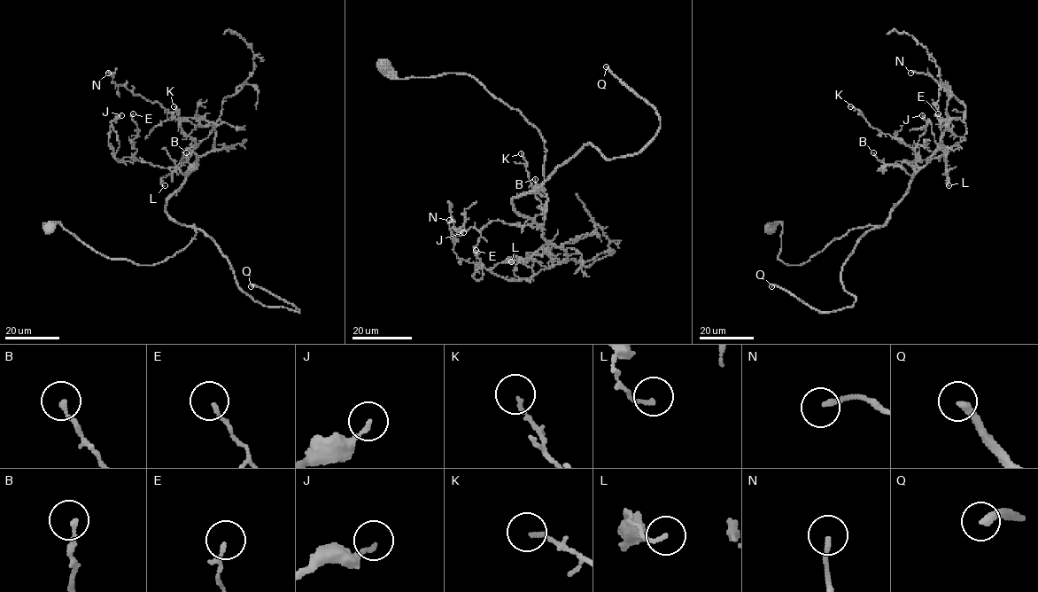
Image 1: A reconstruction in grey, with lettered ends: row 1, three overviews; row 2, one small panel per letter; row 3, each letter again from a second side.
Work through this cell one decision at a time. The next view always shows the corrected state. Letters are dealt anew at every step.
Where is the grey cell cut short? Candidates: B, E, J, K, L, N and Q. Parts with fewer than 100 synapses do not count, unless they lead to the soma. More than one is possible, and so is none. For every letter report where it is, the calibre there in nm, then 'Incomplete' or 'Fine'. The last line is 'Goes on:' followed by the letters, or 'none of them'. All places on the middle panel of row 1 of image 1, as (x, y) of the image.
B: Place: (535, 179). Thickness 170 nm. Fine
E: Place: (476, 250). Thickness 130 nm. Fine
J: Place: (463, 232). Thickness 130 nm. Fine
K: Place: (521, 153). Thickness 140 nm. Fine
L: Place: (511, 261). Thickness 140 nm. Fine
N: Place: (449, 220). Thickness 170 nm. Fine
Q: Place: (606, 66). Thickness 320 nm. Incomplete
Goes on: Q

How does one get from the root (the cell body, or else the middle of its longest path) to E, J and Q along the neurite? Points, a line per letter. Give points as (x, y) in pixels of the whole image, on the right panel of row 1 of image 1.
E: (767, 228), (781, 223), (778, 259), (800, 265), (851, 229), (883, 226), (910, 163), (965, 139), (938, 113)
J: (767, 228), (781, 223), (778, 259), (800, 265), (851, 229), (883, 226), (910, 163), (922, 161), (922, 115)
Q: (767, 228), (781, 223), (778, 259), (800, 265), (876, 226), (843, 266), (852, 307), (819, 312), (771, 286)

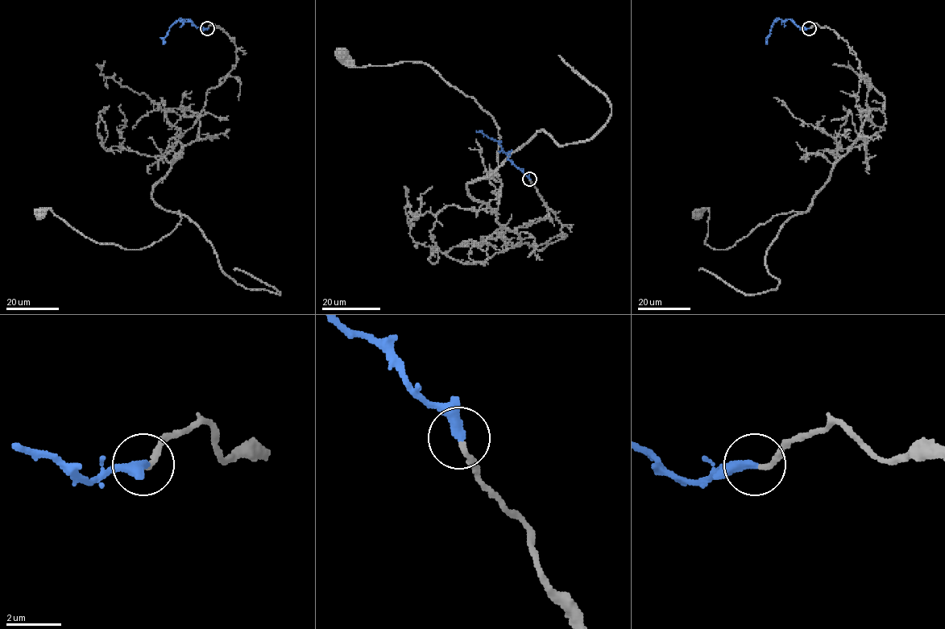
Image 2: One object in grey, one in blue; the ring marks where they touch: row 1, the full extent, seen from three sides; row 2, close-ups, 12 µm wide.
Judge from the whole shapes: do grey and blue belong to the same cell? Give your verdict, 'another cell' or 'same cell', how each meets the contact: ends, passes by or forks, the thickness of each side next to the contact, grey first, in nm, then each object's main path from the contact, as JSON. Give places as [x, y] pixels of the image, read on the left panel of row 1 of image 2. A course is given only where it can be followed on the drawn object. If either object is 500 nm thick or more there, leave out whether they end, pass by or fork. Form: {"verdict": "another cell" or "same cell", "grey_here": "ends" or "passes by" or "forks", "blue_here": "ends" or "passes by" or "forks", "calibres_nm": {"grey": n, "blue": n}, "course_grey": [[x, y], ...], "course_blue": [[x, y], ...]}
{"verdict": "same cell", "grey_here": "ends", "blue_here": "ends", "calibres_nm": {"grey": 180, "blue": 360}, "course_grey": [[208, 27], [230, 37], [236, 64], [154, 186], [180, 224], [125, 249], [40, 213]], "course_blue": [[208, 27], [201, 30], [188, 18], [180, 18], [169, 27], [163, 40], [164, 44]]}

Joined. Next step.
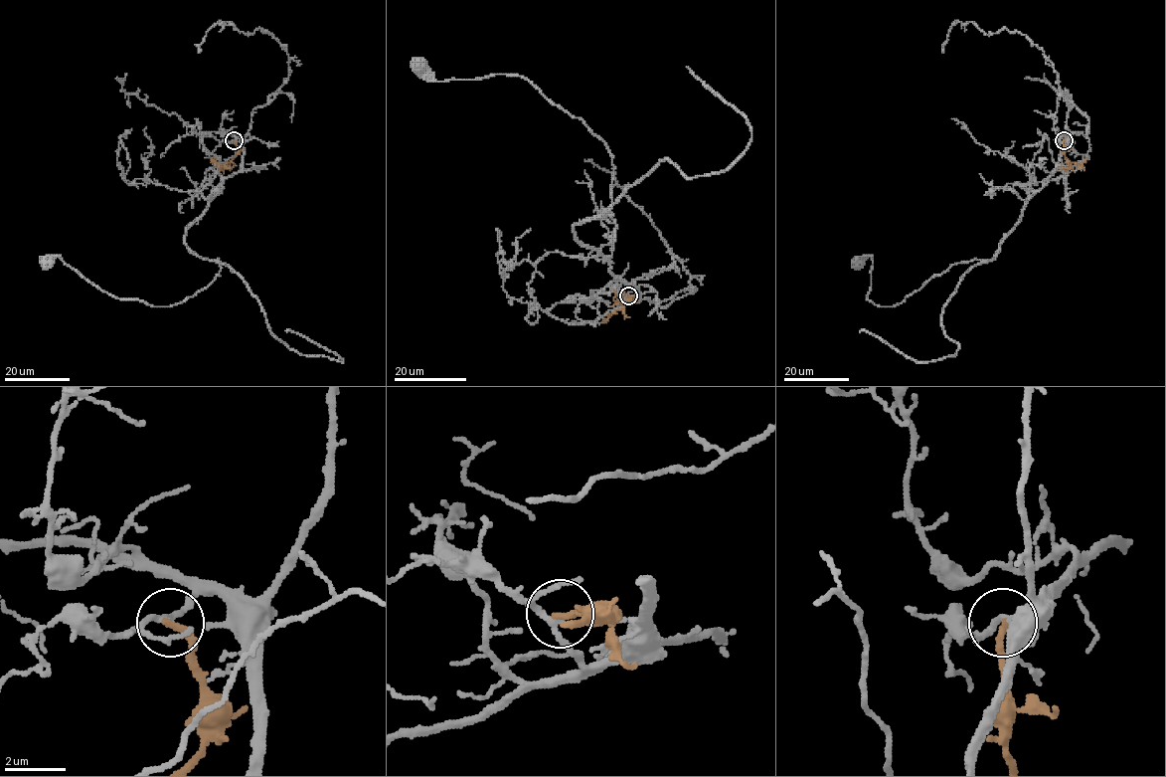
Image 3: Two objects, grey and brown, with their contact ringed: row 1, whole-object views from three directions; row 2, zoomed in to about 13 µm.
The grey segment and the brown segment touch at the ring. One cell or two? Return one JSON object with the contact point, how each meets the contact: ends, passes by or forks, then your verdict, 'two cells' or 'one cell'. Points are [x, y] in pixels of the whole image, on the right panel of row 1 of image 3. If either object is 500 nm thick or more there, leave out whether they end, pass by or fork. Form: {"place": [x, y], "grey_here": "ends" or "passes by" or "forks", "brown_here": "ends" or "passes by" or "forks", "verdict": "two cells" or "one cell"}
{"place": [1064, 140], "grey_here": "passes by", "brown_here": "ends", "verdict": "two cells"}

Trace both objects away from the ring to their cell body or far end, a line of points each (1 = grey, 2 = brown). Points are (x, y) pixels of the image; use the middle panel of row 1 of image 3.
1: (628, 296), (634, 302), (636, 289), (574, 228), (611, 204), (608, 147), (518, 75), (435, 81), (418, 61)
2: (628, 295), (632, 296), (622, 307), (601, 323)

